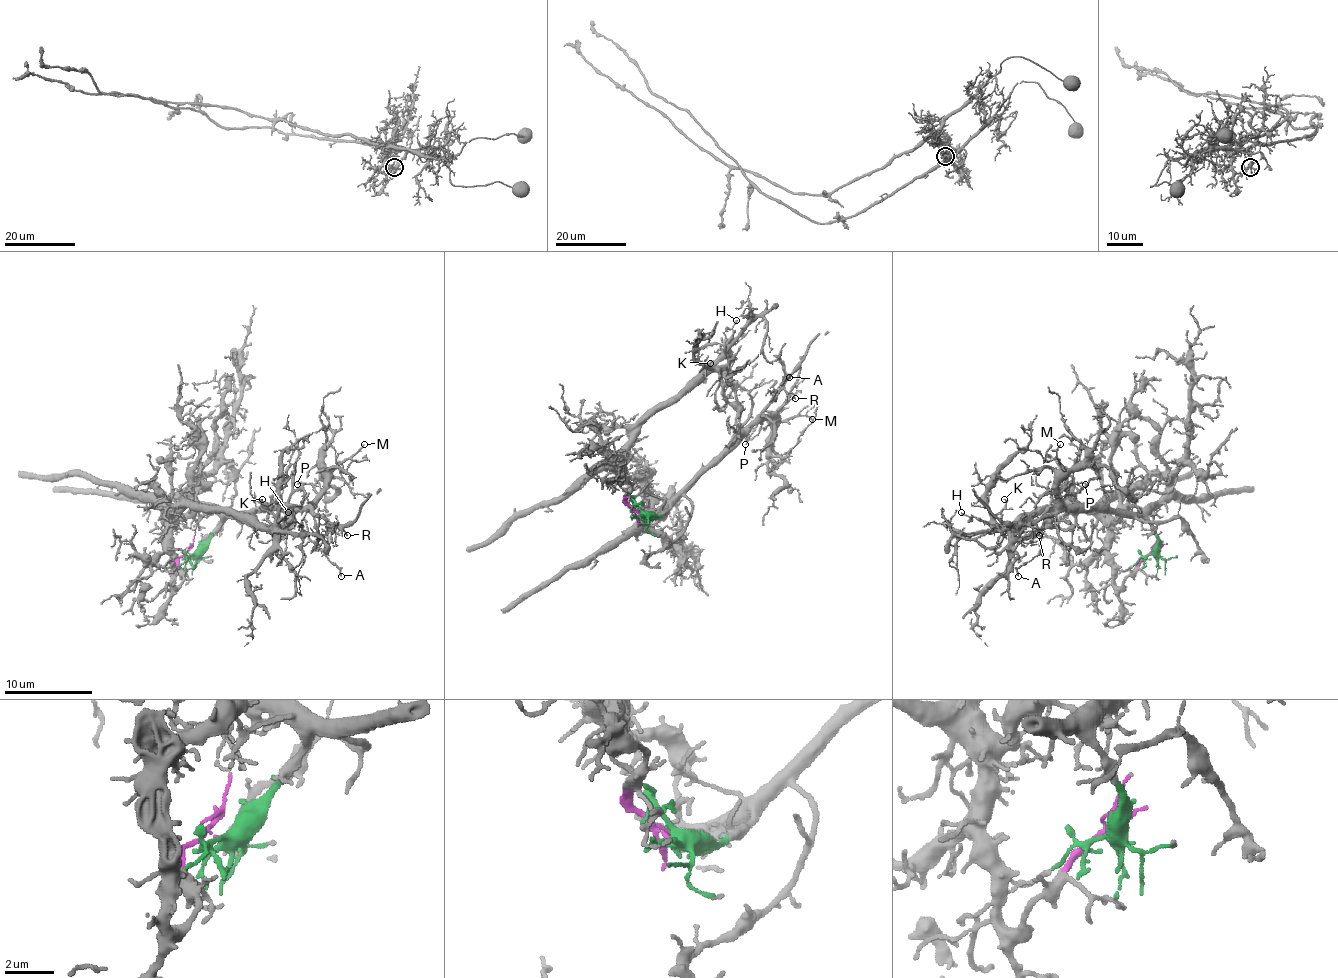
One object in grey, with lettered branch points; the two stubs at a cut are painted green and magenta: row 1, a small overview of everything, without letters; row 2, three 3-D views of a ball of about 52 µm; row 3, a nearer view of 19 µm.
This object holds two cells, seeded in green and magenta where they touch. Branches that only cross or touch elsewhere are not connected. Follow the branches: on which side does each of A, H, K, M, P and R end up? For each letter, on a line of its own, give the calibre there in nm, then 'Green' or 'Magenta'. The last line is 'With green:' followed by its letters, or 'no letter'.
A: Thickness 120 nm. Green
H: Thickness 120 nm. Magenta
K: Thickness 80 nm. Magenta
M: Thickness 80 nm. Green
P: Thickness 100 nm. Green
R: Thickness 130 nm. Green
With green: A, M, P, R

